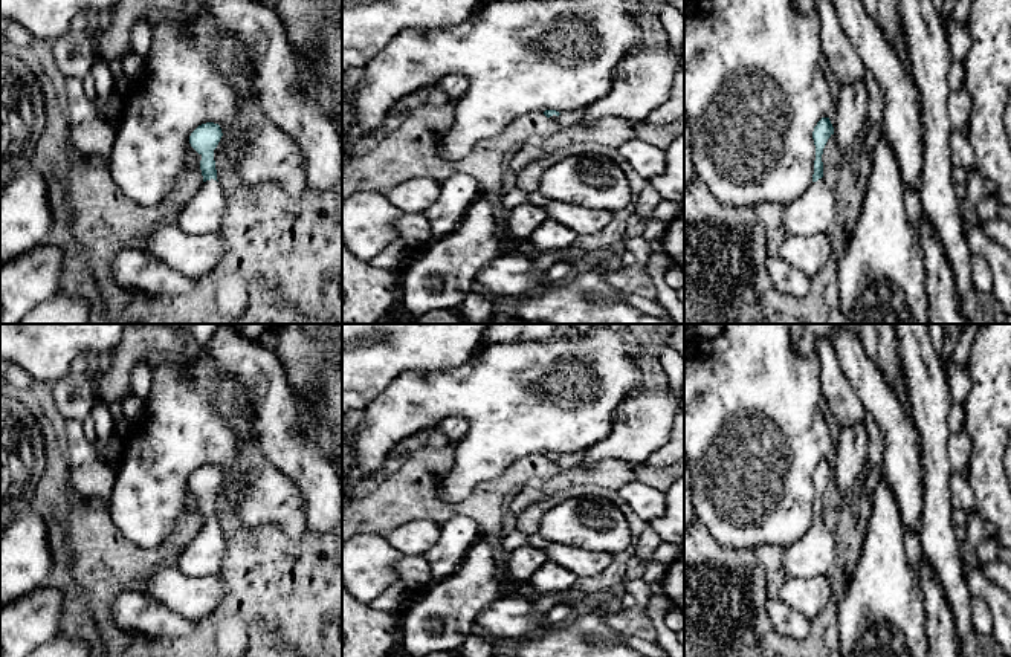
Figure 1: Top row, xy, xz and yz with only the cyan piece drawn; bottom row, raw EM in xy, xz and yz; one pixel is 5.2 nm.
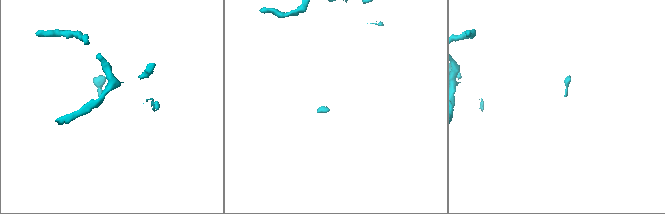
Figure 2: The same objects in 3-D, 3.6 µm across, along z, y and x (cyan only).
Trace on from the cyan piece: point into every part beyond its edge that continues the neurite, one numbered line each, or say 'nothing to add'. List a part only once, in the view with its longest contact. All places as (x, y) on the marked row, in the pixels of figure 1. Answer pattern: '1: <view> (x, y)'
1: xy (203, 214)

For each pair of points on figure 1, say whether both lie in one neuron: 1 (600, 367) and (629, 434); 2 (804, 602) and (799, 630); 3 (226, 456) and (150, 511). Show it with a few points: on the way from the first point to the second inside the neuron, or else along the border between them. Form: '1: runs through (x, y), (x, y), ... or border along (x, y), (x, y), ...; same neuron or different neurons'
1: border along (640, 388), (614, 410), (611, 431), (602, 439); different neurons
2: border along (778, 599), (810, 621); different neurons
3: runs through (205, 456), (197, 456), (164, 489); same neuron

